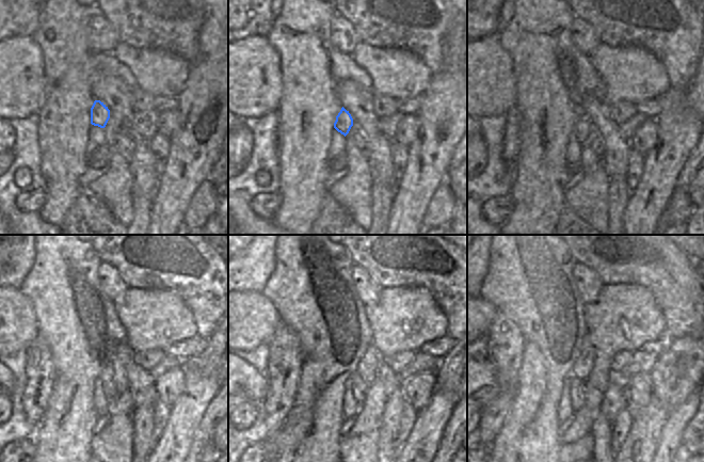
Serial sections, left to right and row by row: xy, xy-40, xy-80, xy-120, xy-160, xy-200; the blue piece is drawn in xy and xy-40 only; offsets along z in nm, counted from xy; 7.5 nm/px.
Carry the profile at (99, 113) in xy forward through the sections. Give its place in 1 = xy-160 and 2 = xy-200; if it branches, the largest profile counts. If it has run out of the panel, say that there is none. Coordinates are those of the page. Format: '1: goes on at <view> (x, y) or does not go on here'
1: goes on at xy-160 (367, 403)
2: goes on at xy-200 (612, 401)

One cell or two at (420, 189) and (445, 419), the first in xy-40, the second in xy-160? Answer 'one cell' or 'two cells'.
two cells

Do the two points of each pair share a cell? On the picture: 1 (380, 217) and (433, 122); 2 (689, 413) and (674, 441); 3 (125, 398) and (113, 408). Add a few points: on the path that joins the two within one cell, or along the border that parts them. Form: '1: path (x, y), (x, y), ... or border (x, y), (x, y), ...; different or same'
1: border (395, 193), (388, 218); different
2: path (684, 419), (678, 434); same
3: path (122, 401), (116, 407); same

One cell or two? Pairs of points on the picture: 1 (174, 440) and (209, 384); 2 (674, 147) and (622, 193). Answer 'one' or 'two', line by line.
1: one
2: two

